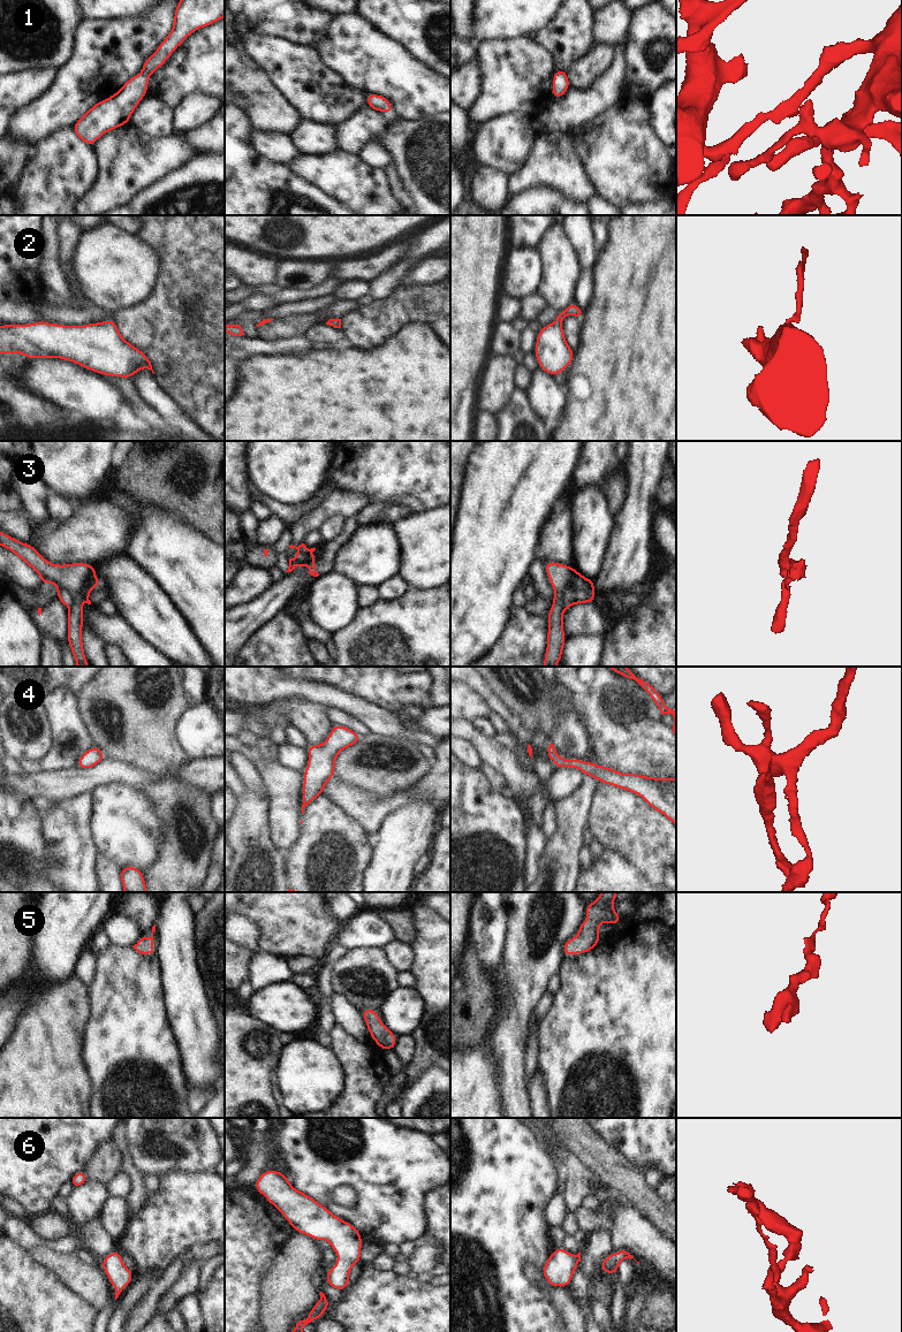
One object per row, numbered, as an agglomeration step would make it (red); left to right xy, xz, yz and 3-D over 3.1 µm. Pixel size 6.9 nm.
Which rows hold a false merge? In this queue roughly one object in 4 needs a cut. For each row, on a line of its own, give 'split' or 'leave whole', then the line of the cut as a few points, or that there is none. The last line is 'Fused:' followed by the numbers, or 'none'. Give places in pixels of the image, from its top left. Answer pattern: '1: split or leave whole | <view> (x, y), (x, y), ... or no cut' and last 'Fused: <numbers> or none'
1: leave whole | no cut
2: leave whole | no cut
3: leave whole | no cut
4: leave whole | no cut
5: leave whole | no cut
6: leave whole | no cut
Fused: none

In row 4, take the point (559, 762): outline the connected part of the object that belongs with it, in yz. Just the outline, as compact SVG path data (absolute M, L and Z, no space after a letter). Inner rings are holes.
M553 744L548 746L548 756L559 768L576 768L584 775L598 782L638 794L647 805L665 815L676 827L676 778L649 777L638 774L624 774L605 766L582 761L579 759L562 759Z

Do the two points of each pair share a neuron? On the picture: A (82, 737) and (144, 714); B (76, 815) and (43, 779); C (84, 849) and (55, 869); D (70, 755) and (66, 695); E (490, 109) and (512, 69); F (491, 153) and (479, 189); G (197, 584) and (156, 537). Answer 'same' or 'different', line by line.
A: different
B: different
C: same
D: same
E: same
F: different
G: same

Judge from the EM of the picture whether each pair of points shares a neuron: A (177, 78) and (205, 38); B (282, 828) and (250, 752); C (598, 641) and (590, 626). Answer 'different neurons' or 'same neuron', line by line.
A: same neuron
B: same neuron
C: different neurons

